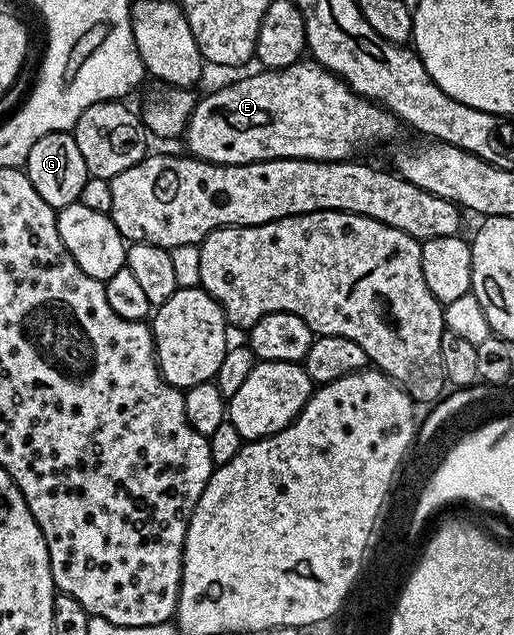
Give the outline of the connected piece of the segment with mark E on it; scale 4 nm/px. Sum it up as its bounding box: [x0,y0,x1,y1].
[185,60,401,166]

